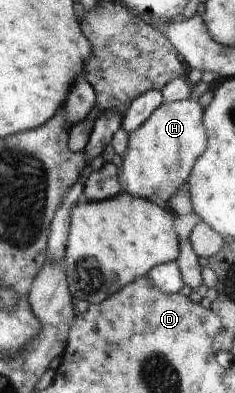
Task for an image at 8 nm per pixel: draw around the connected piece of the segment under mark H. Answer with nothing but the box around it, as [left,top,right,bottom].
[118,98,208,201]

